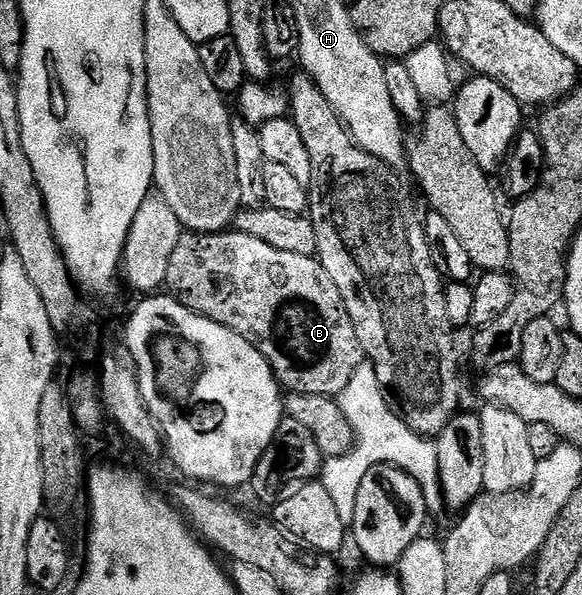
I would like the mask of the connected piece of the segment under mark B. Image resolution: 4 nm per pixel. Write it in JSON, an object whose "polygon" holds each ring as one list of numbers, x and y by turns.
{"polygon":[[186,231,183,232,180,243,176,243,176,248,172,251,165,288,168,290,169,296,176,298,181,305,188,307,196,315,212,319,216,323,236,331,236,335,244,335,244,339,248,339,248,343,252,343,252,347,256,347,256,351,260,351,260,355,264,355,264,359,268,359,278,384,282,386,283,390,290,393,307,393,308,395,337,398,344,391,344,387,348,387,348,379,352,379,356,367,360,367,364,363,360,339,356,339,356,327,344,307,344,299,340,295,336,283,332,283,332,275,328,275,328,271,324,271,317,256,292,255,292,251,276,251,276,247,268,247,268,243,262,242,261,239,252,239,252,235,244,235,237,231,220,233]]}

